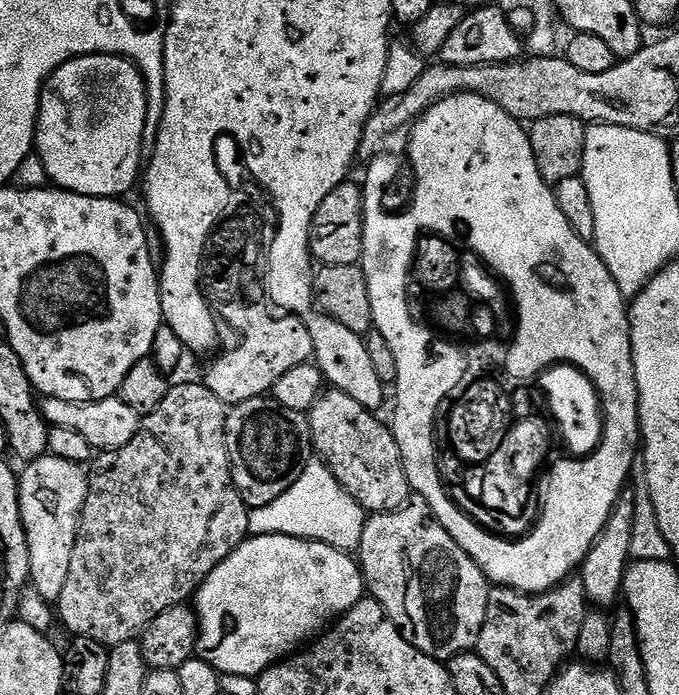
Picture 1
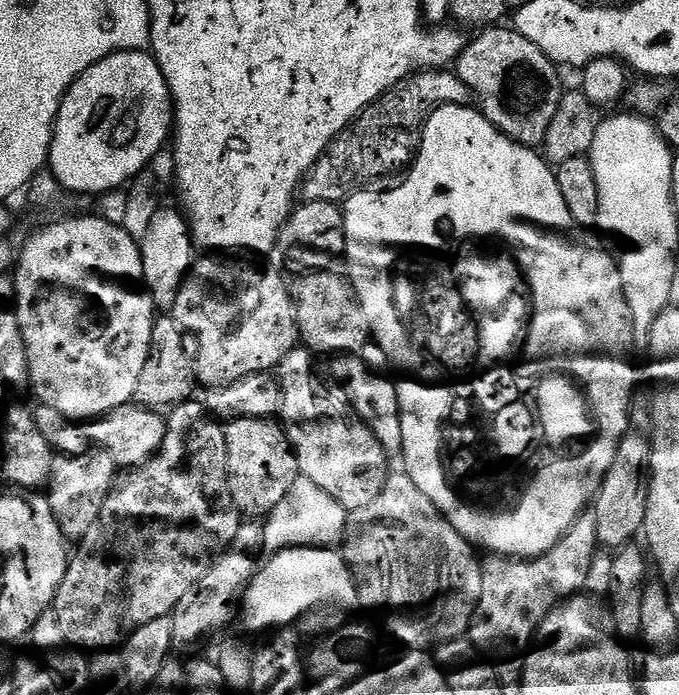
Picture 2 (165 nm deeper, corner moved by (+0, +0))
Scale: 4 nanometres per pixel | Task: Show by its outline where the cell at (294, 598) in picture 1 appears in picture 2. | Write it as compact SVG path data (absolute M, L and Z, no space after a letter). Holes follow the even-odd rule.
M284 548L271 557L268 565L257 571L256 577L248 583L242 601L242 620L252 632L268 632L271 628L284 628L296 624L308 616L312 628L320 628L327 620L336 620L347 612L357 611L356 583L343 555L332 548Z

